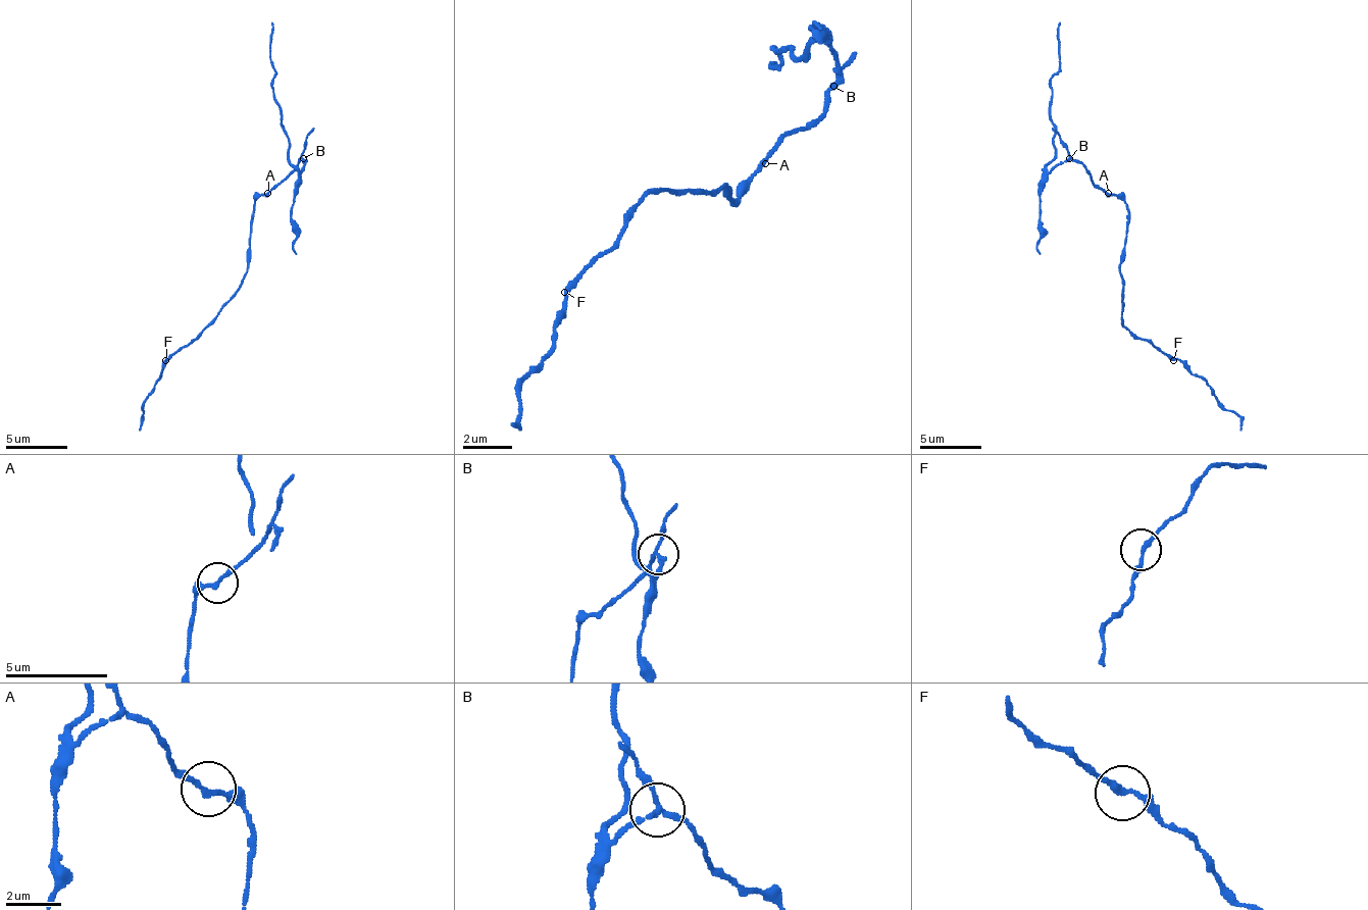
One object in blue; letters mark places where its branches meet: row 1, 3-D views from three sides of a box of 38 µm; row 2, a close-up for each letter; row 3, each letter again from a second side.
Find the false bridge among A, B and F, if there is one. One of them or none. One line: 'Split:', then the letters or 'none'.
Split: B

